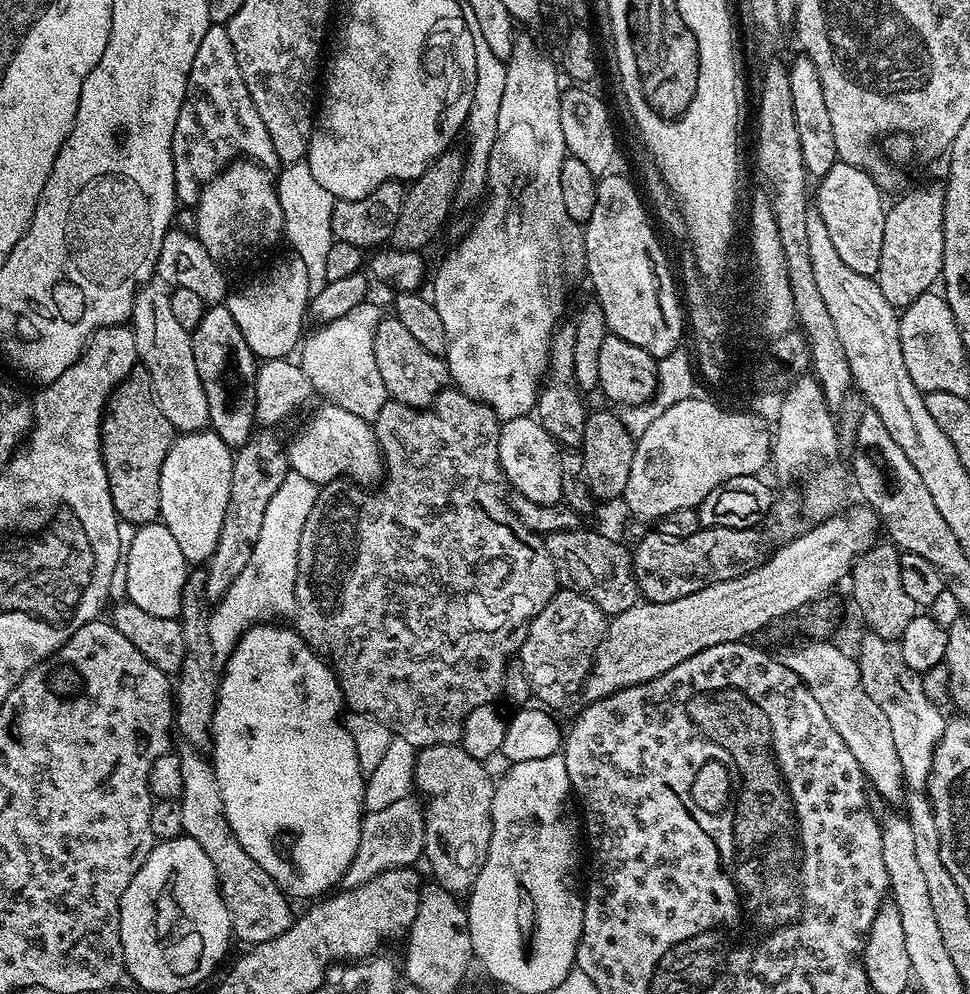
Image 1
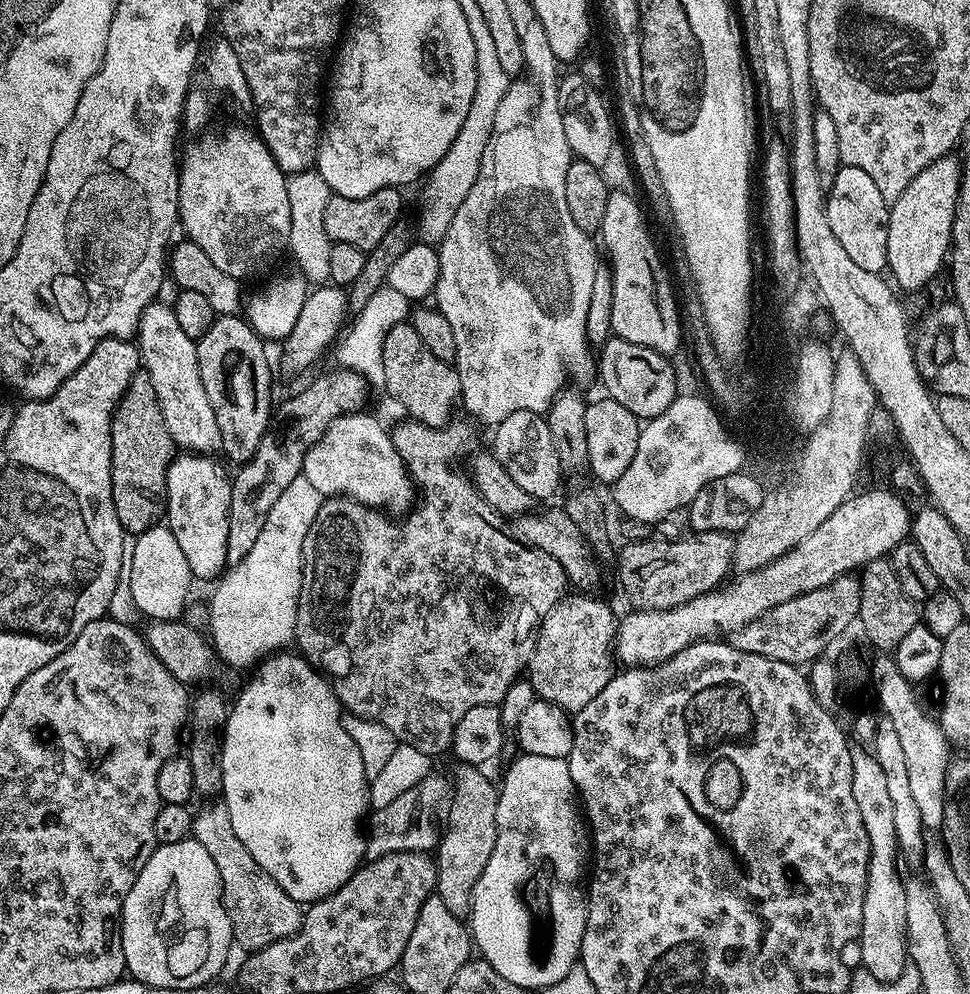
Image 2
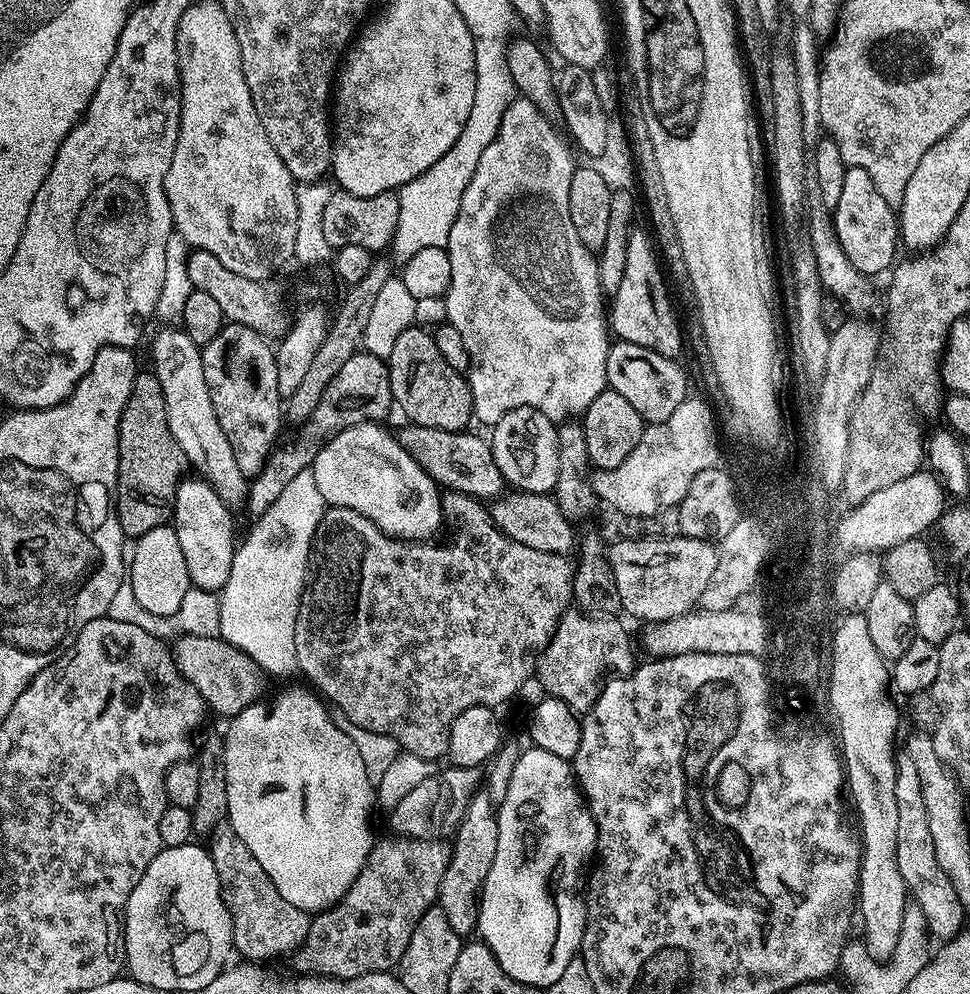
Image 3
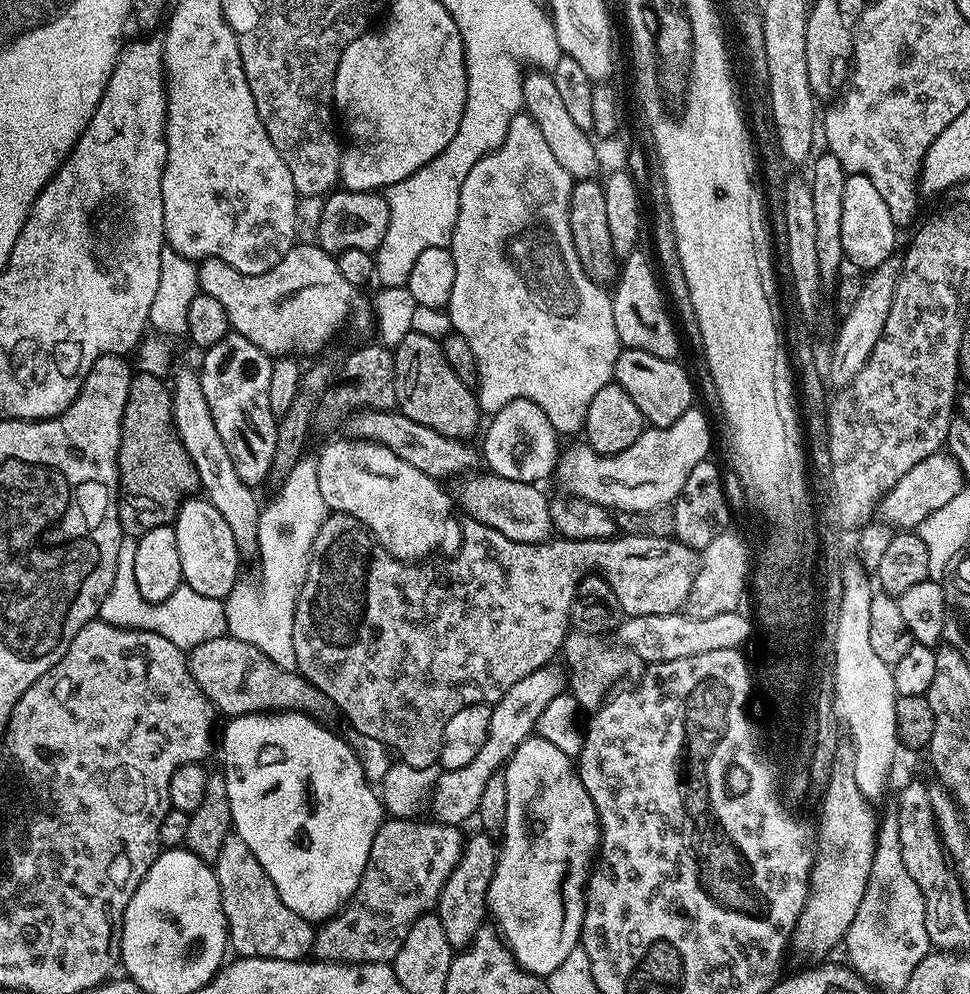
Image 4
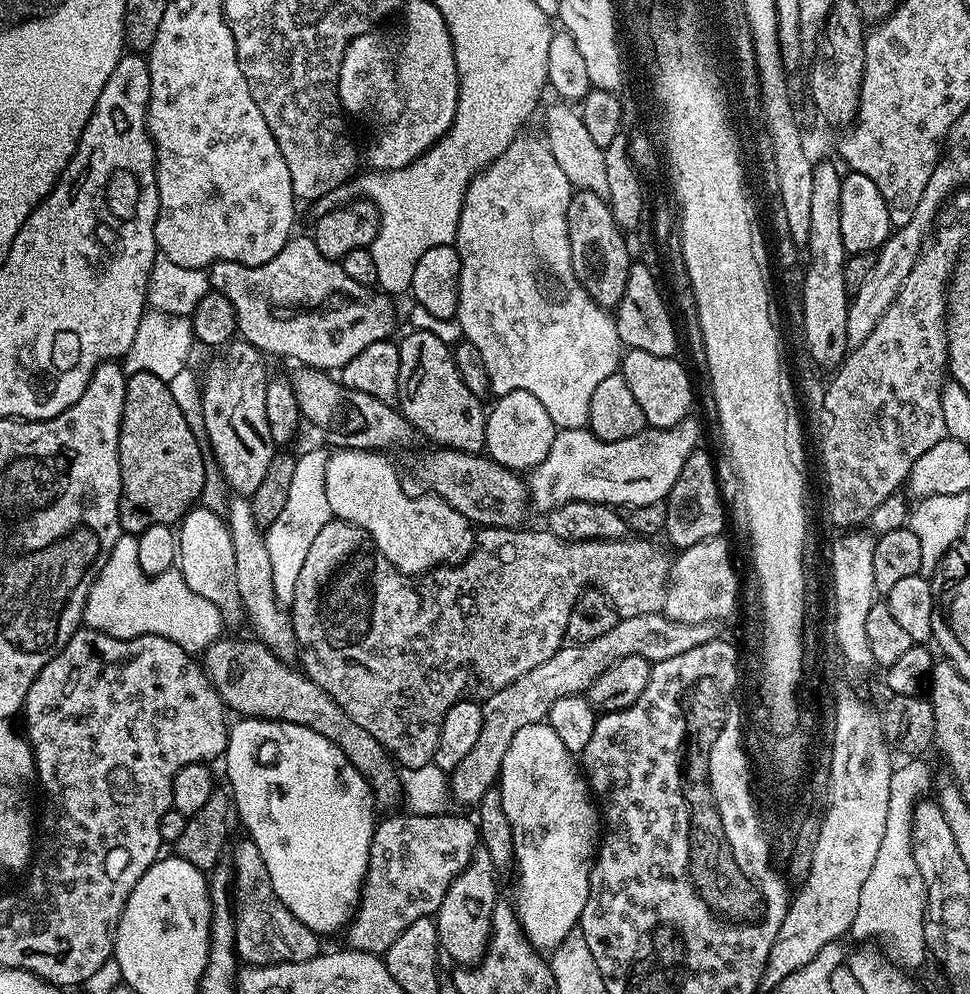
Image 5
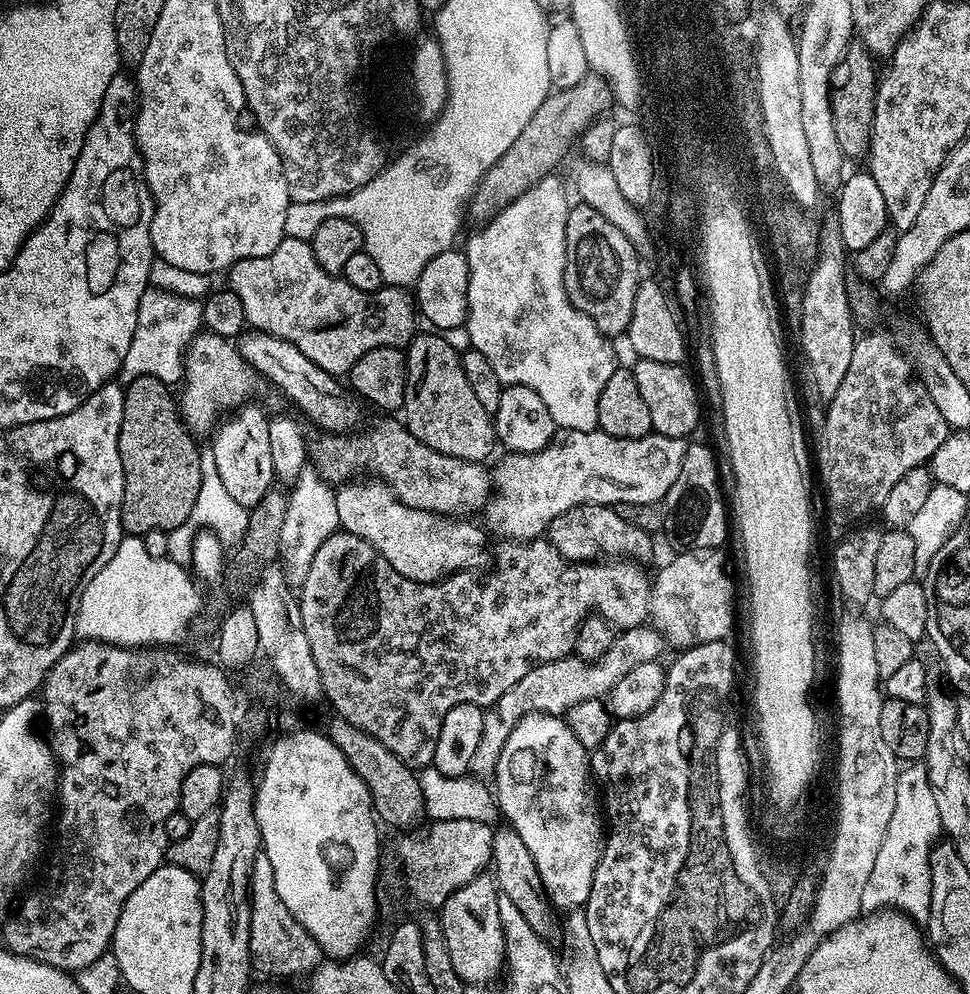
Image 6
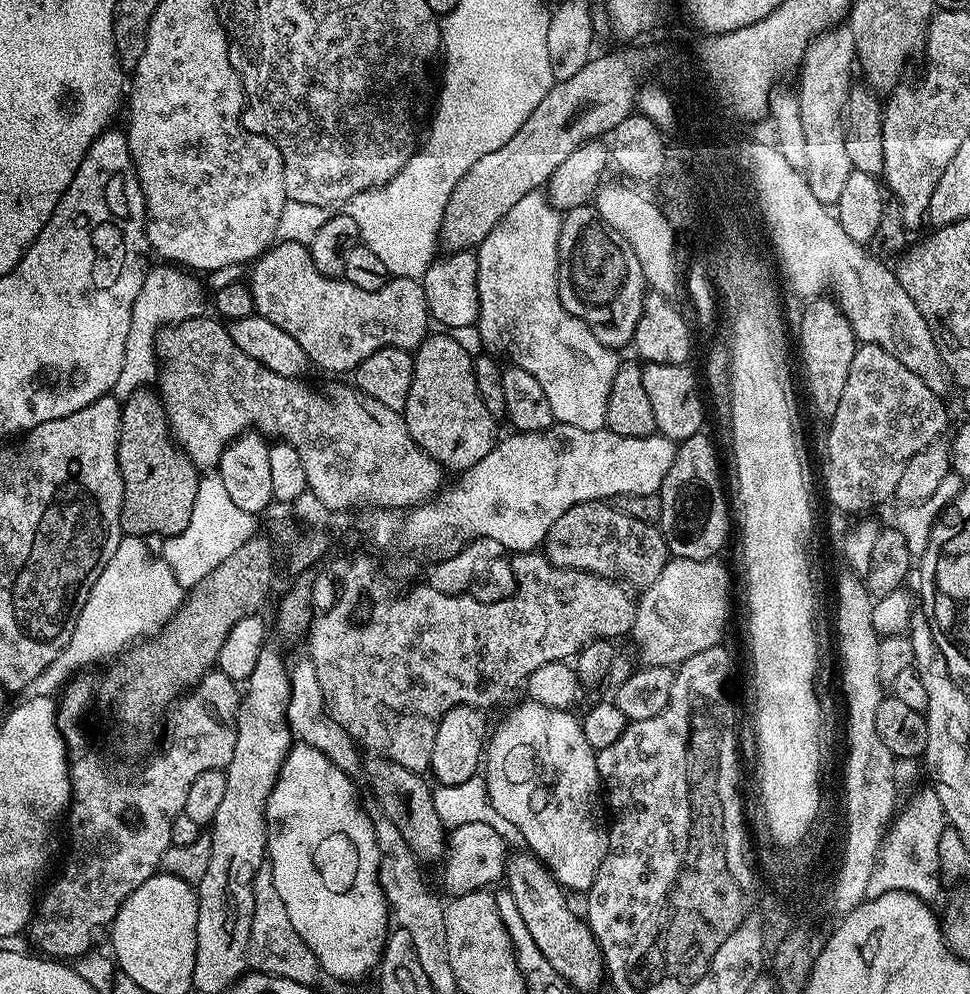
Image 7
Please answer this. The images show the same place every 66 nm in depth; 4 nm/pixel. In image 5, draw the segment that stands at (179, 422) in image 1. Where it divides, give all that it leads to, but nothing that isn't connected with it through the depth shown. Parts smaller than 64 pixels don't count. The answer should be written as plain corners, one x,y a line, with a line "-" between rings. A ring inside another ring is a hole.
233,495
226,504
226,519
228,529
232,535
234,542
234,571
238,577
238,594
240,595
240,603
244,606
247,619
252,619
252,624
256,627
255,635
260,643
265,644
271,652
276,653
281,658
292,658
297,655
296,635
292,629
292,617
286,611
285,605
280,603
280,599
276,597
274,590
274,570
270,566
270,554
266,550
266,542
264,541
264,532
262,525
254,518
254,510
252,509
251,499
243,496

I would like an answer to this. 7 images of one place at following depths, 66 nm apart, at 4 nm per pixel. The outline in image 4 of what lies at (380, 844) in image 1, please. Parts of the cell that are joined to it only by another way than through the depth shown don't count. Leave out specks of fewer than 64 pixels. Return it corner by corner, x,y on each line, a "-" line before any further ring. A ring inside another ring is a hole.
556,666
534,670
534,674
526,674
522,682
516,682
500,700
491,705
488,737
482,744
482,750
478,750
478,754
474,754
474,759
466,766
458,766
458,770
449,772
441,771
439,778
436,779
430,797
433,821
464,826
468,819
472,820
477,815
486,782
504,768
516,747
535,733
536,723
542,716
542,710
546,710
546,705
566,690
566,676
563,671
561,672

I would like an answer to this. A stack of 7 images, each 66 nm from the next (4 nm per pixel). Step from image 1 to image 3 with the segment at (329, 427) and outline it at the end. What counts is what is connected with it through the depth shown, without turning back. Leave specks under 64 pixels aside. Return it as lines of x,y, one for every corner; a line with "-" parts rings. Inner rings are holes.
380,422
344,428
318,450
311,470
325,505
358,510
370,522
398,540
428,542
440,528
442,494
432,475
406,451

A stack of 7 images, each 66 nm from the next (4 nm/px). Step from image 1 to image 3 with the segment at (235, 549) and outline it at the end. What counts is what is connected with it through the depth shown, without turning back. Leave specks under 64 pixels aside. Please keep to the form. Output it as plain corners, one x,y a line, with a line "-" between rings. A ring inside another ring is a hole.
357,350
343,363
342,370
339,370
326,386
326,390
322,392
322,398
318,401
318,406
315,407
308,420
299,425
297,432
300,433
297,434
292,448
274,447
260,472
248,480
246,509
248,508
249,517
255,518
261,516
266,510
270,510
278,494
286,490
287,484
302,471
311,469
318,450
322,450
322,446
330,442
332,436
337,436
344,428
355,424
383,421
385,419
383,416
388,411
393,411
393,408
394,401
390,390
387,363
368,351

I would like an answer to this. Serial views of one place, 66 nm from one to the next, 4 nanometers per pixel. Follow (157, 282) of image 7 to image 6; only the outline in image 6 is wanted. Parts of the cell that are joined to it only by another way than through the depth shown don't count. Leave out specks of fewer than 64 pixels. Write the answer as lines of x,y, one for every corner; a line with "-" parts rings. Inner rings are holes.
159,290
142,294
138,306
138,326
134,326
134,338
118,376
127,382
139,376
153,376
172,386
184,375
184,357
192,337
201,331
204,305
199,299
187,299

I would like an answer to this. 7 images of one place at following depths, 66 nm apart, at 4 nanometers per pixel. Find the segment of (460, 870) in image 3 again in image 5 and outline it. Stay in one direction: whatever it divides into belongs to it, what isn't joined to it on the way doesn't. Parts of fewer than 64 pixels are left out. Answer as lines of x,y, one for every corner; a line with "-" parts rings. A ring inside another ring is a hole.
477,847
472,862
446,890
442,906
435,914
436,929
440,939
440,951
453,960
456,966
475,966
479,964
488,948
488,935
492,933
492,911
498,899
496,893
498,872
492,867
490,854
484,847

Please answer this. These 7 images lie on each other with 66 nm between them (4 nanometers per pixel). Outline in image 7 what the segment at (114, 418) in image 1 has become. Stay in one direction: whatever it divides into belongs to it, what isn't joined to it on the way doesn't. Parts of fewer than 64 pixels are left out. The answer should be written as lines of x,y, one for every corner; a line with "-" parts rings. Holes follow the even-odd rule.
155,387
138,388
121,403
116,457
124,487
121,529
129,536
141,538
150,534
162,537
182,534
190,523
201,473
176,443
164,402

